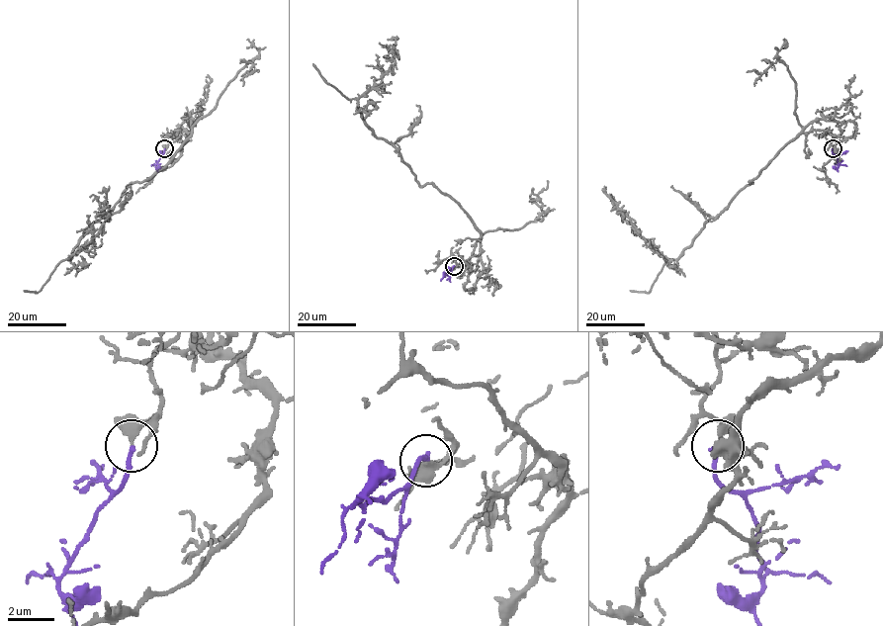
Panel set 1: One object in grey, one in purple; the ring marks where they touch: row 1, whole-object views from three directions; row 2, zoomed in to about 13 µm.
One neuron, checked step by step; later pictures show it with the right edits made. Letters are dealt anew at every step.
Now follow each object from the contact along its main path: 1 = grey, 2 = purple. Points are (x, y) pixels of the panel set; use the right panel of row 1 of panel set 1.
1: (833, 148), (830, 131), (798, 134), (705, 223), (675, 259), (665, 258), (644, 239), (605, 192)
2: (833, 148), (838, 164), (846, 166)

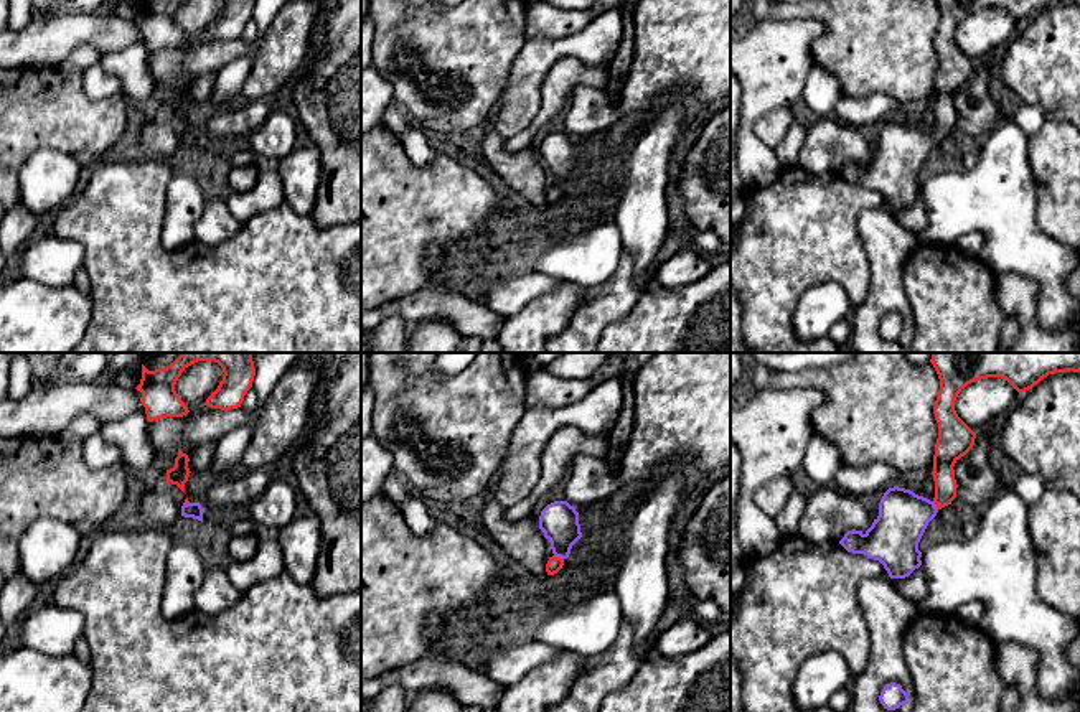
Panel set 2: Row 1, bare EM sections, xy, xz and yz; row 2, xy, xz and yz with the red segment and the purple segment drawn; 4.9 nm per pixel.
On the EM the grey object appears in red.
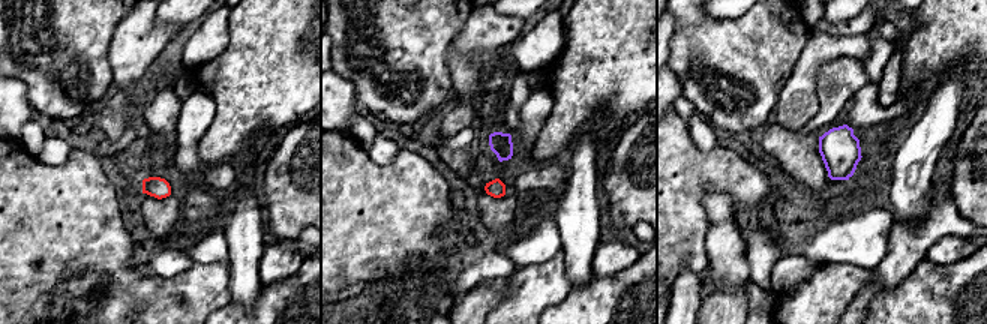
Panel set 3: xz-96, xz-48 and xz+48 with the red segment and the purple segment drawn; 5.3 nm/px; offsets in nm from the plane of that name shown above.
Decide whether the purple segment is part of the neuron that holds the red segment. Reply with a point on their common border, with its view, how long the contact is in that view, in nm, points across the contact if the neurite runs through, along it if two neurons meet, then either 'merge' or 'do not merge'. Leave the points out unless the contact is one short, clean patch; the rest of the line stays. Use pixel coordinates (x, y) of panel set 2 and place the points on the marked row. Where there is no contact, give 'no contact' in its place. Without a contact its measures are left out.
meets red in xz at (559, 557); contact 50 nm long; runs through xz (554, 564), (559, 557), (559, 521); merge

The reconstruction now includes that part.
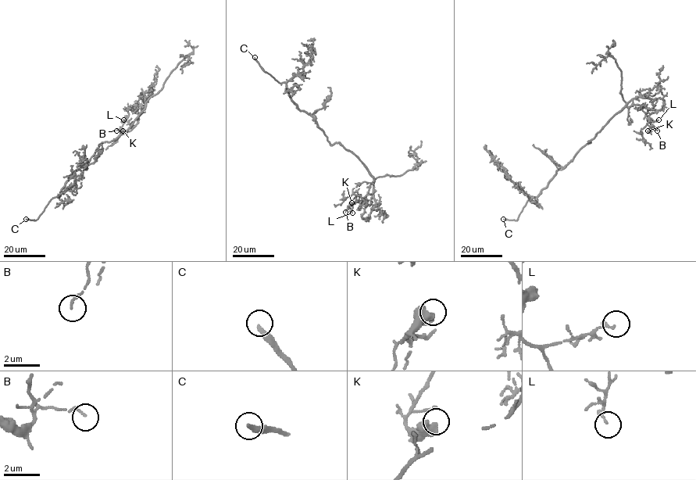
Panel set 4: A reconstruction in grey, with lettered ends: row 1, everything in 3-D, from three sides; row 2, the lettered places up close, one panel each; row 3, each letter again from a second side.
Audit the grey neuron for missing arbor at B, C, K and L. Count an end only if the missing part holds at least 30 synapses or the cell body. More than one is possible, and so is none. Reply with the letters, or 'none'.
C

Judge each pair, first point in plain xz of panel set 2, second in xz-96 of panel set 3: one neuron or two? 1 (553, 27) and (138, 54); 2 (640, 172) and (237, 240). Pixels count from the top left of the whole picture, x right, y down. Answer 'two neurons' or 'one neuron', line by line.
1: one neuron
2: one neuron

